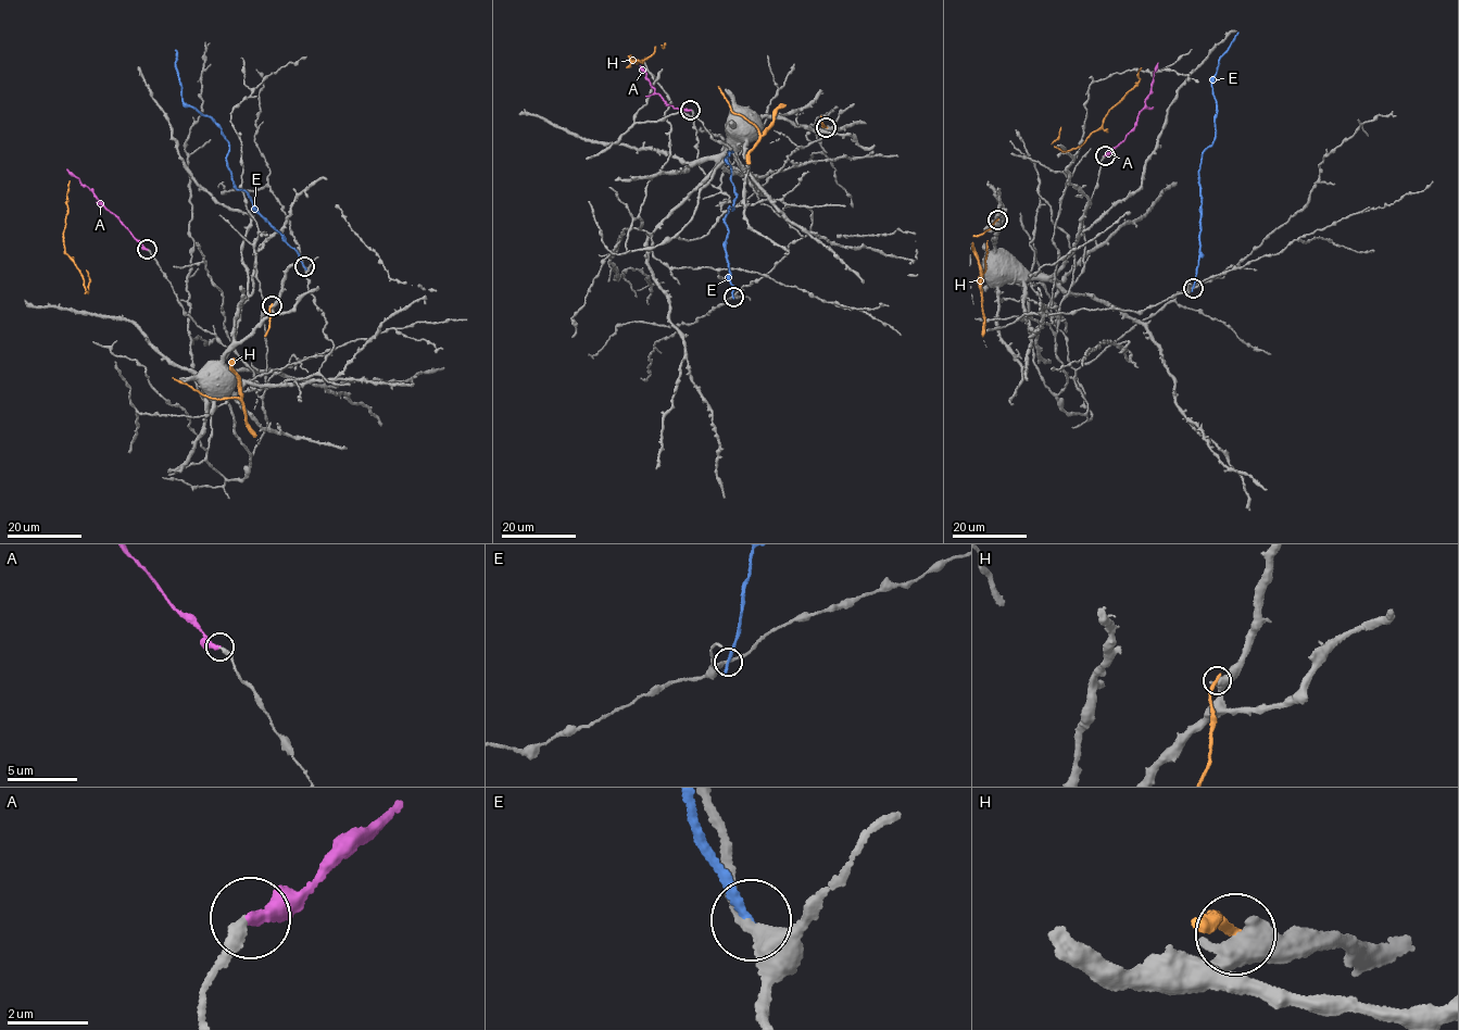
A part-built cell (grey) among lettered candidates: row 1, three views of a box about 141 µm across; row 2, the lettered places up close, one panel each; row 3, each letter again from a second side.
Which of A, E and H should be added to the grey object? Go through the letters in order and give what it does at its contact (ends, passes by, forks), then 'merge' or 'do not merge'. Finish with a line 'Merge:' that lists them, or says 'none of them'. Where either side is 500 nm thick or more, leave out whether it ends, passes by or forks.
A: it ends | merge
E: it ends | do not merge
H: do not merge
Merge: A

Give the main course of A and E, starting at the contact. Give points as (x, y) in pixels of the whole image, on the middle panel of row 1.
A: (691, 111), (665, 104), (640, 66)
E: (733, 297), (725, 249), (728, 234), (725, 217), (730, 206), (734, 209), (737, 197), (725, 159), (731, 151)

